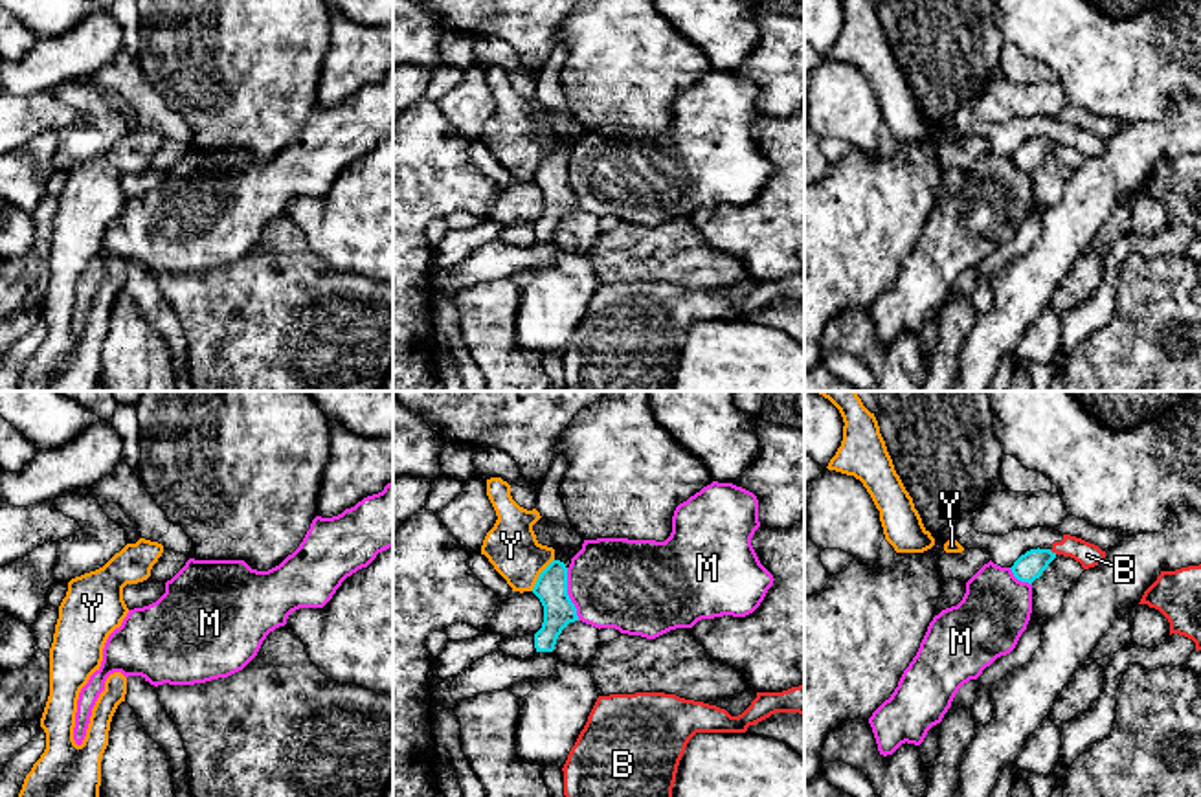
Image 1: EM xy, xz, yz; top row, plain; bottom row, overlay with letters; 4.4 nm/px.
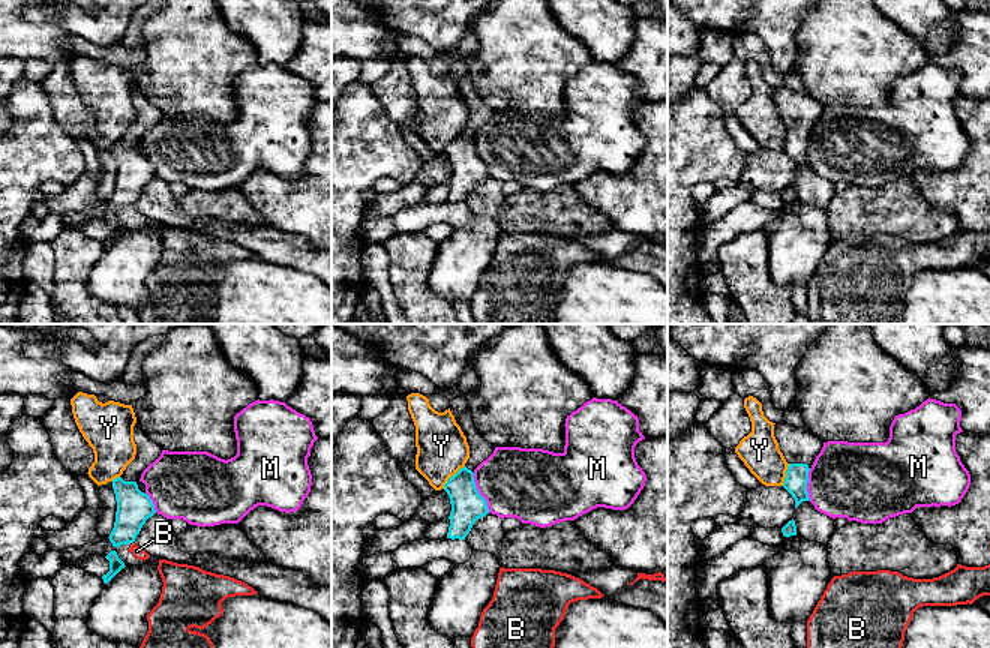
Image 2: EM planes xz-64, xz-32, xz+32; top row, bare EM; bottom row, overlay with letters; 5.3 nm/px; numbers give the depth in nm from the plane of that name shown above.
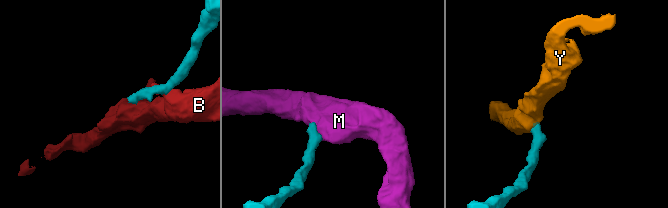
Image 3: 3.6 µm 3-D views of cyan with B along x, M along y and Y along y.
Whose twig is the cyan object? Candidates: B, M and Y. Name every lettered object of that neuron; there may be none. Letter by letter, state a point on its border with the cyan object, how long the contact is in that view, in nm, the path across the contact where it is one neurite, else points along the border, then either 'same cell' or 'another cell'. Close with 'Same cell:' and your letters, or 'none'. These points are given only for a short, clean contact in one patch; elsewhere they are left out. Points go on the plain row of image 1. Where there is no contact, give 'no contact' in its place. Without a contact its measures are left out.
B: yz (1051, 140) | 40 nm | along yz (1049, 138), (1056, 142) | another cell
M: xz (566, 182) | 240 nm | along xz (566, 157), (566, 182), (579, 208) | another cell
Y: xz (540, 164) | 170 nm | along xz (553, 147), (531, 179) | another cell
Same cell: none

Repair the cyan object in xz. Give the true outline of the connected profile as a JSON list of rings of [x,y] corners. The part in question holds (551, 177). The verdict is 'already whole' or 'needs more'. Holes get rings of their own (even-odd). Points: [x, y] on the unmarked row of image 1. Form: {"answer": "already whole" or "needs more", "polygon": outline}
{"answer": "needs more", "polygon": [[[540,107],[533,119],[538,132],[555,138],[555,149],[540,162],[533,182],[544,195],[542,217],[534,222],[536,241],[553,241],[558,224],[569,213],[578,209],[577,196],[567,184],[567,141],[582,134],[584,127],[575,118],[560,116]]]}

